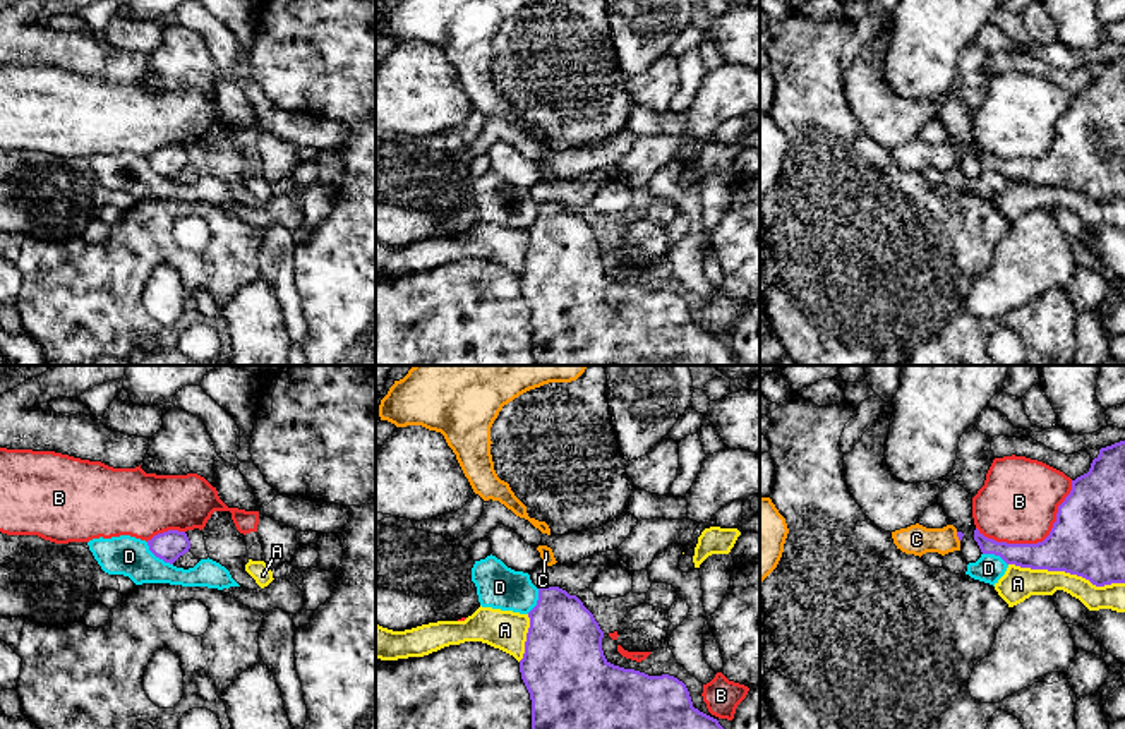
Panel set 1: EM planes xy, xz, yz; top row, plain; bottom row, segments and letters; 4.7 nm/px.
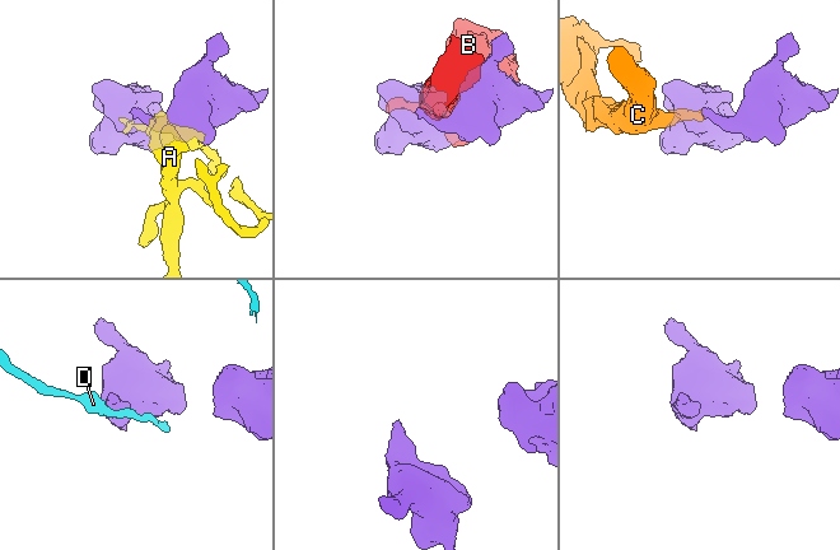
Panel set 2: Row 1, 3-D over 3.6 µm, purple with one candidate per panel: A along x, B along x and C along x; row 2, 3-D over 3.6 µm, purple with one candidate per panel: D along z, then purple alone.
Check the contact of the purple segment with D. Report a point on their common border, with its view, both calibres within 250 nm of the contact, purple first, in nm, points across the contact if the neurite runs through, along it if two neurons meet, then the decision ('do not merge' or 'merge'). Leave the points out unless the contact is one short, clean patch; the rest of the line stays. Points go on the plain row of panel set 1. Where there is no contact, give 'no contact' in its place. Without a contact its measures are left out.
contact xy (158, 172); calibres 140 and 190 nm; border xy (146, 158), (156, 172), (172, 180); do not merge

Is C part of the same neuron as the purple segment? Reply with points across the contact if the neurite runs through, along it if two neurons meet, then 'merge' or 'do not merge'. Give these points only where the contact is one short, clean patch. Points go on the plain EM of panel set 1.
merge

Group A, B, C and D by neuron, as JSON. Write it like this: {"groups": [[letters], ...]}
{"groups": [["A"], ["B"], ["C"], ["D"]]}

